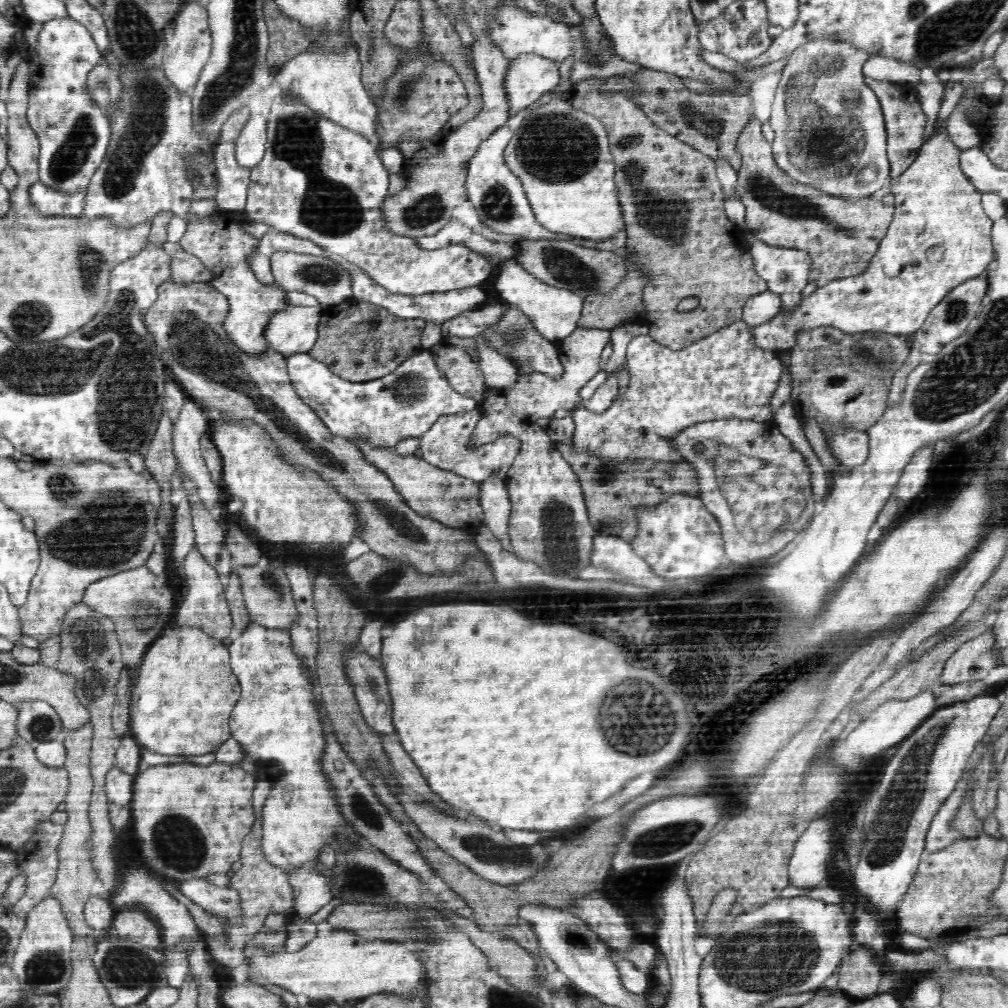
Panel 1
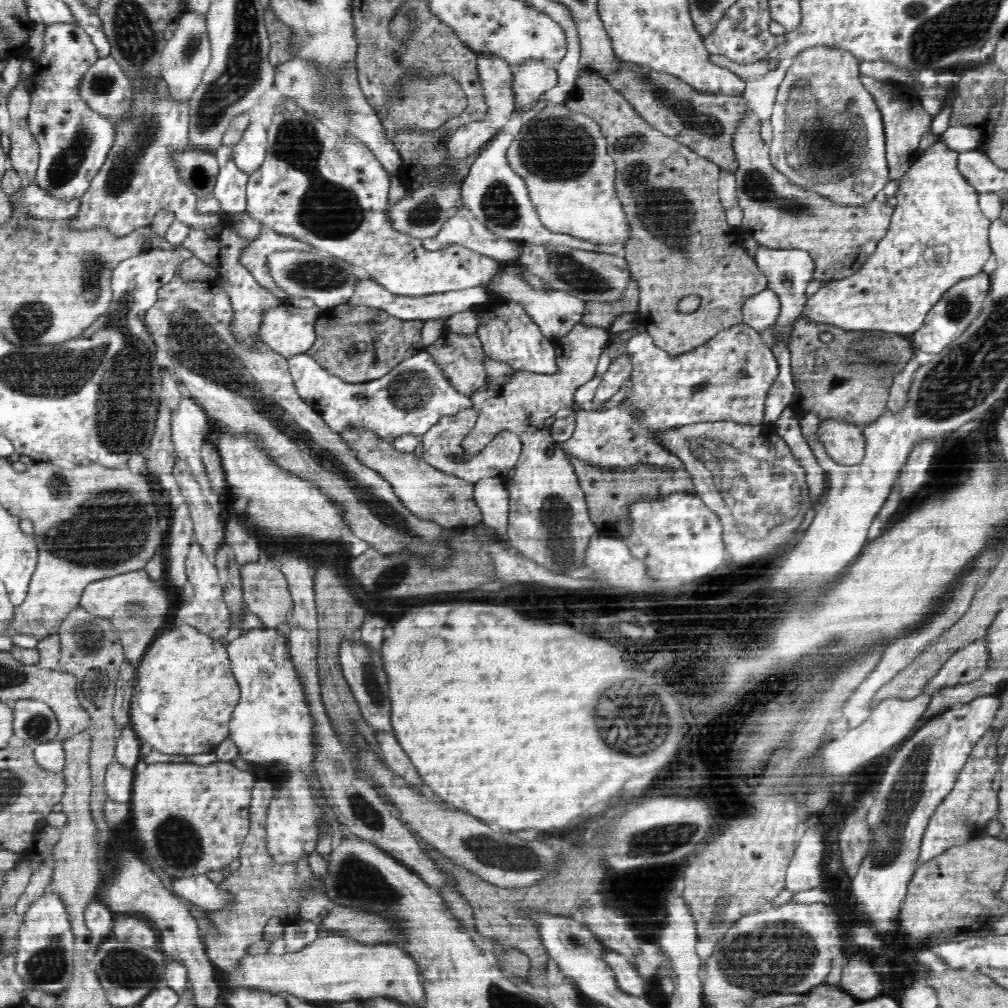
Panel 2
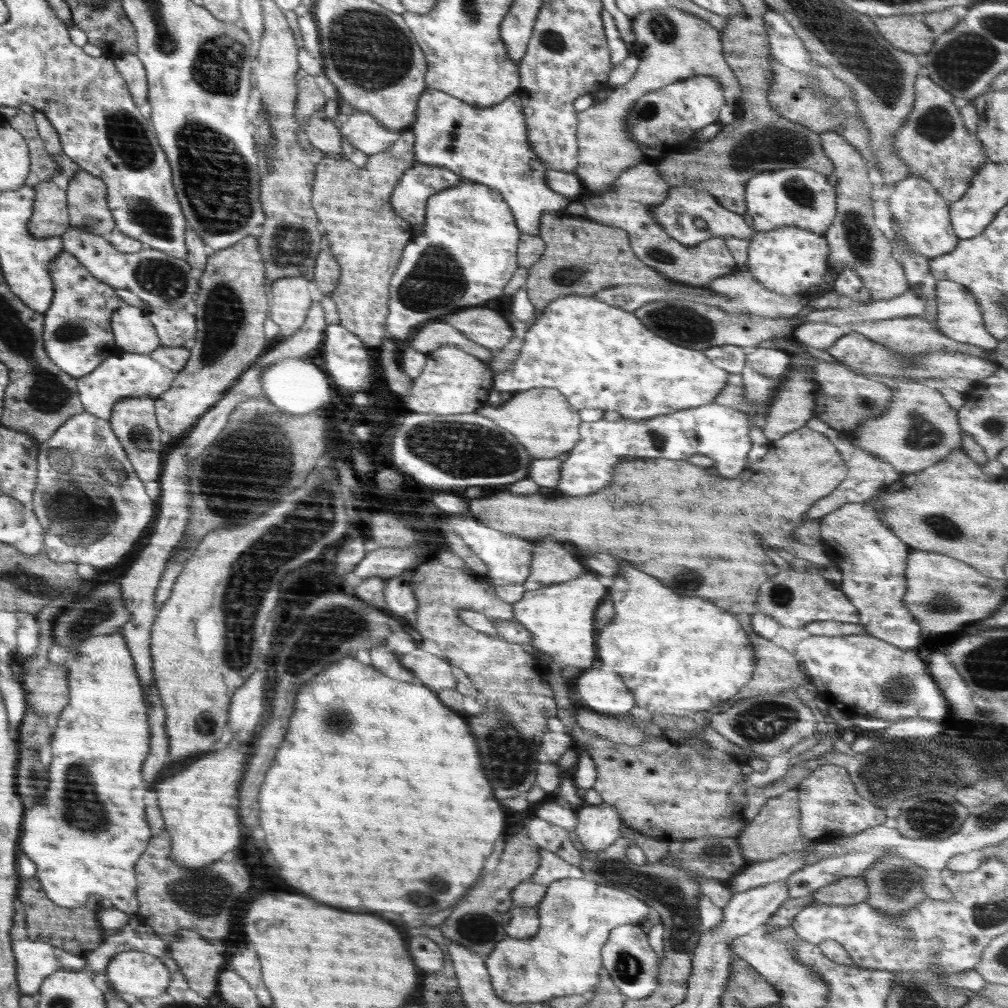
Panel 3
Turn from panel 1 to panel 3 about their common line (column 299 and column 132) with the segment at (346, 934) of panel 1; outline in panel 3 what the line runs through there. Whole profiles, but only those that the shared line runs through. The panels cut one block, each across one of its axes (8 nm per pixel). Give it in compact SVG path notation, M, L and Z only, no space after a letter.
M139 951L120 952L110 960L103 977L106 977L118 992L135 994L138 998L156 998L164 994L171 981L170 970L162 963L161 958Z

